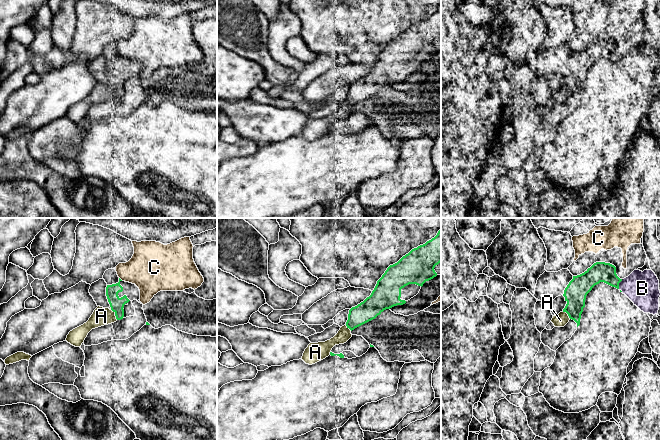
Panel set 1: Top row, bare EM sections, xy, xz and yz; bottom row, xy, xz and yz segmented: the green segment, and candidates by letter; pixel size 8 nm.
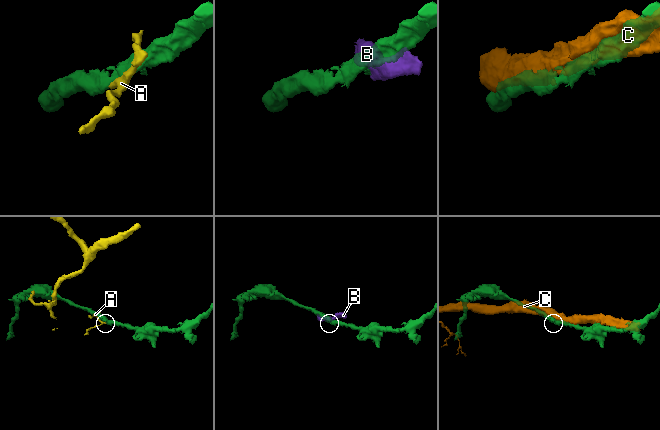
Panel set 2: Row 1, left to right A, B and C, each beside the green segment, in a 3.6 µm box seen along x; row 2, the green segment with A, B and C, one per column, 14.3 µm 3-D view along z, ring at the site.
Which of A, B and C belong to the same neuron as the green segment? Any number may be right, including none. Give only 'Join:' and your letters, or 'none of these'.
Join: none of these

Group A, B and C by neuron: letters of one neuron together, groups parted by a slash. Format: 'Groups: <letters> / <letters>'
Groups: A / B / C

